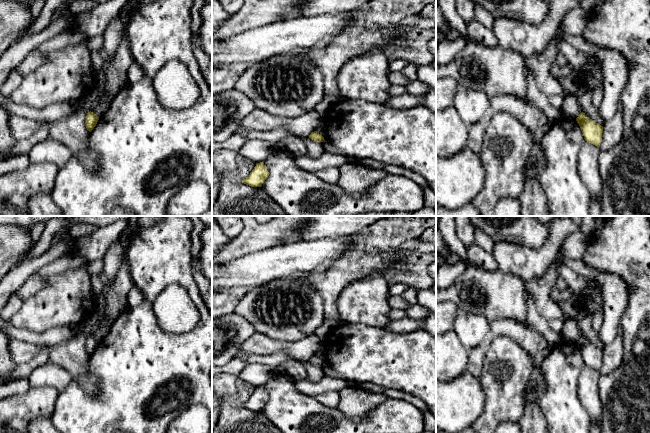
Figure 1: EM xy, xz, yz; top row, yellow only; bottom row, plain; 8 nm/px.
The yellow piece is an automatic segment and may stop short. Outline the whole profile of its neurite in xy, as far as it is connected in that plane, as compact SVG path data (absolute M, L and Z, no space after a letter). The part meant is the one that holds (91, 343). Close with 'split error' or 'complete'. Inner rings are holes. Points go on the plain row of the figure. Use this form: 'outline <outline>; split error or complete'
outline M90 335L87 337L85 348L86 348L86 352L89 356L91 356L94 353L98 344L99 344L99 341L96 338L94 338L93 336Z; complete

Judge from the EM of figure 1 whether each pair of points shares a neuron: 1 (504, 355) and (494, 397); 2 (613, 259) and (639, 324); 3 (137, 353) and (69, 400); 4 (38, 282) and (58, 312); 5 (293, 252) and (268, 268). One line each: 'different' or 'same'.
1: same
2: same
3: same
4: different
5: same

